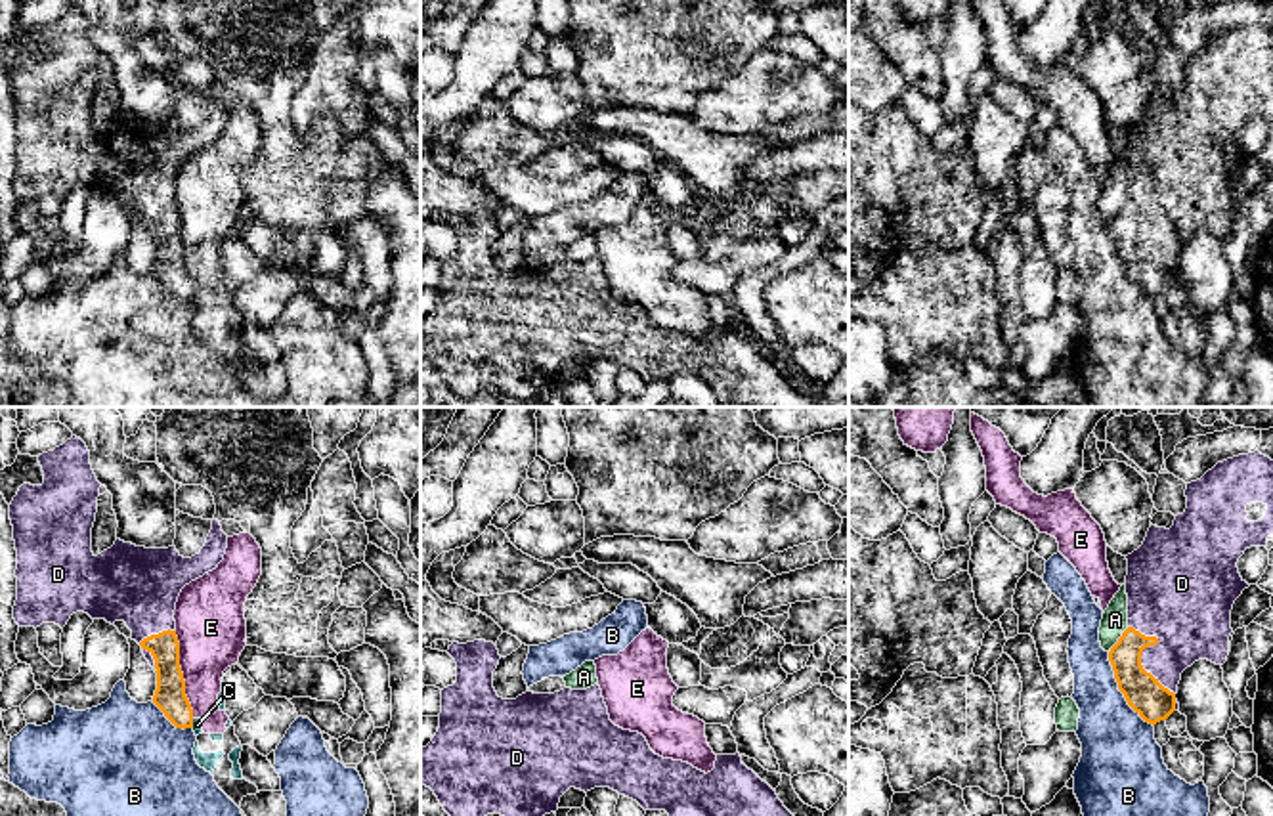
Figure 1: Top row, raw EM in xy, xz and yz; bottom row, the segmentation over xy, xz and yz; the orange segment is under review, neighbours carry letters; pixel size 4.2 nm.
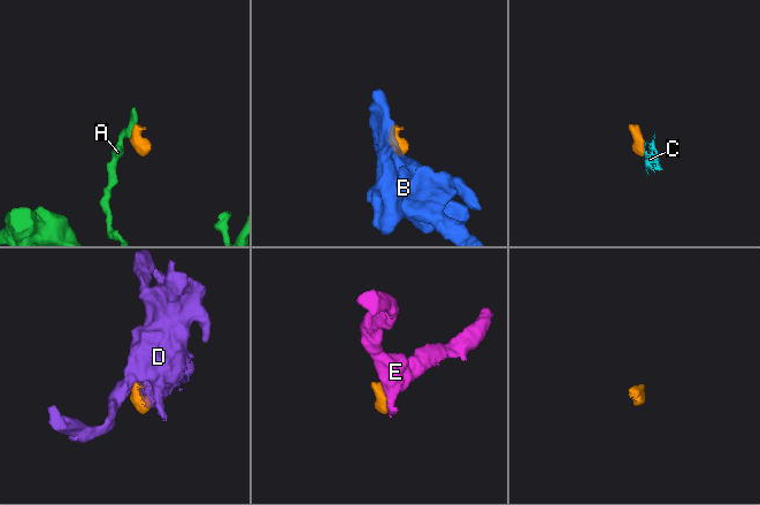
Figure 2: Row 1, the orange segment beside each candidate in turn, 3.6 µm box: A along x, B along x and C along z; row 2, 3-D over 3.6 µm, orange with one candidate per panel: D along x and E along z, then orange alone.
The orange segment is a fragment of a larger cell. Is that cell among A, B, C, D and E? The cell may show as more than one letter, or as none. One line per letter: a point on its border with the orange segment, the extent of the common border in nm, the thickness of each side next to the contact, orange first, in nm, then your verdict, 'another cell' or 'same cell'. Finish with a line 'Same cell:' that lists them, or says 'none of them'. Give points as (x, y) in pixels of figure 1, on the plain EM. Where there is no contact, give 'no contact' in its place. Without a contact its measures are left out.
A: yz (1119, 213) | 140 nm | 160/110 nm | another cell
B: yz (1119, 260) | 380 nm | 160/320 nm | another cell
C: xy (192, 295) | 40 nm | 130/50 nm | another cell
D: yz (1142, 224) | 360 nm | 160/340 nm | same cell
E: xy (182, 247) | 380 nm | 130/300 nm | another cell
Same cell: D

